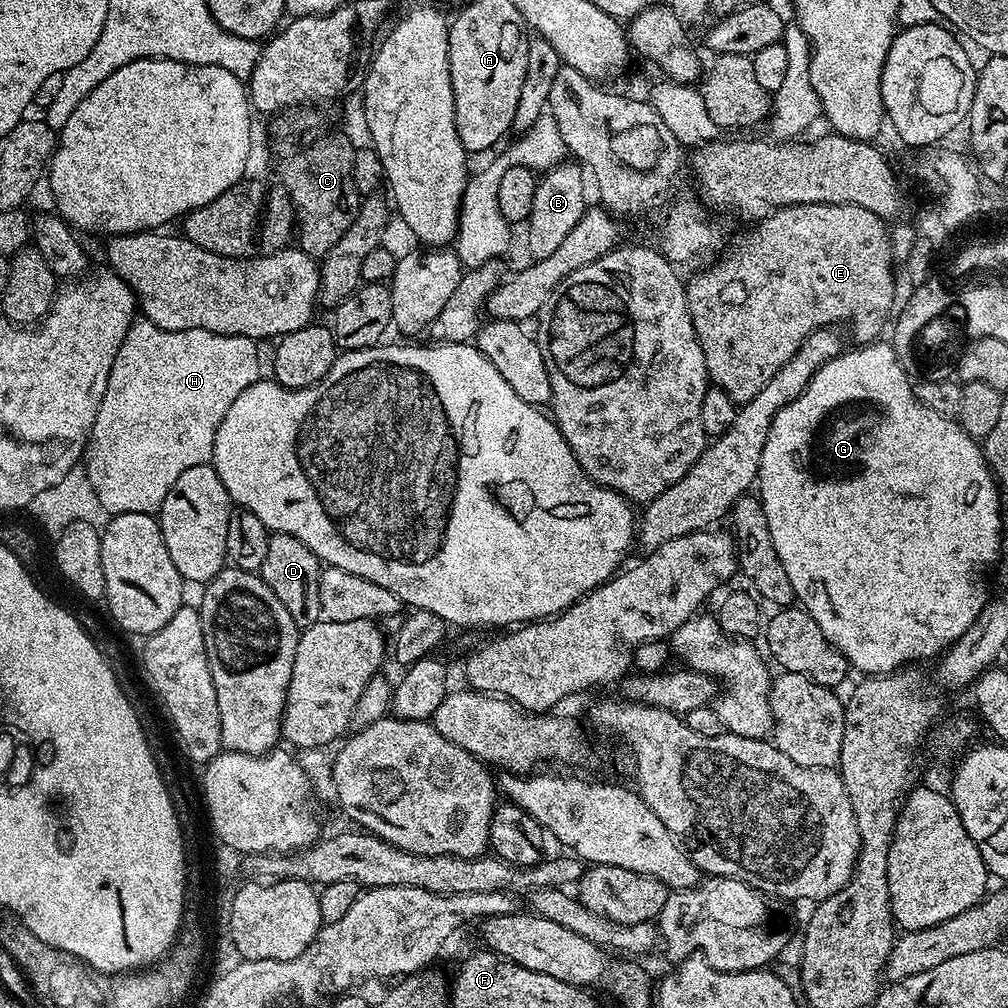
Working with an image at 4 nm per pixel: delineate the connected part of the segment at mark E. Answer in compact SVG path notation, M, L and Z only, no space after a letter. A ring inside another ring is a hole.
M789 204L753 224L756 225L733 246L732 252L725 251L712 262L717 264L686 280L688 309L704 351L708 379L715 387L726 390L738 406L750 402L794 358L798 346L814 330L852 320L857 345L879 341L888 311L896 300L892 237L889 225L884 225L887 223L878 214L853 204Z

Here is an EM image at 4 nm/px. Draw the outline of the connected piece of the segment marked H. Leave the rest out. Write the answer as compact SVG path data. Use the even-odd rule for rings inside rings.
M146 319L133 323L118 350L118 354L114 358L114 366L110 370L110 382L106 382L106 392L103 394L102 405L99 407L95 422L92 424L88 447L84 455L84 467L89 482L91 482L94 492L98 495L101 505L109 512L111 517L118 514L159 513L166 494L170 494L170 486L174 486L174 482L178 482L180 475L193 468L193 466L202 466L211 461L214 438L218 434L218 426L222 422L222 418L226 418L226 410L230 410L234 398L238 398L238 394L242 394L242 390L246 390L251 384L261 379L260 371L258 370L256 346L257 341L245 336L223 336L217 332L207 332L201 328L198 330L171 332L154 326Z

